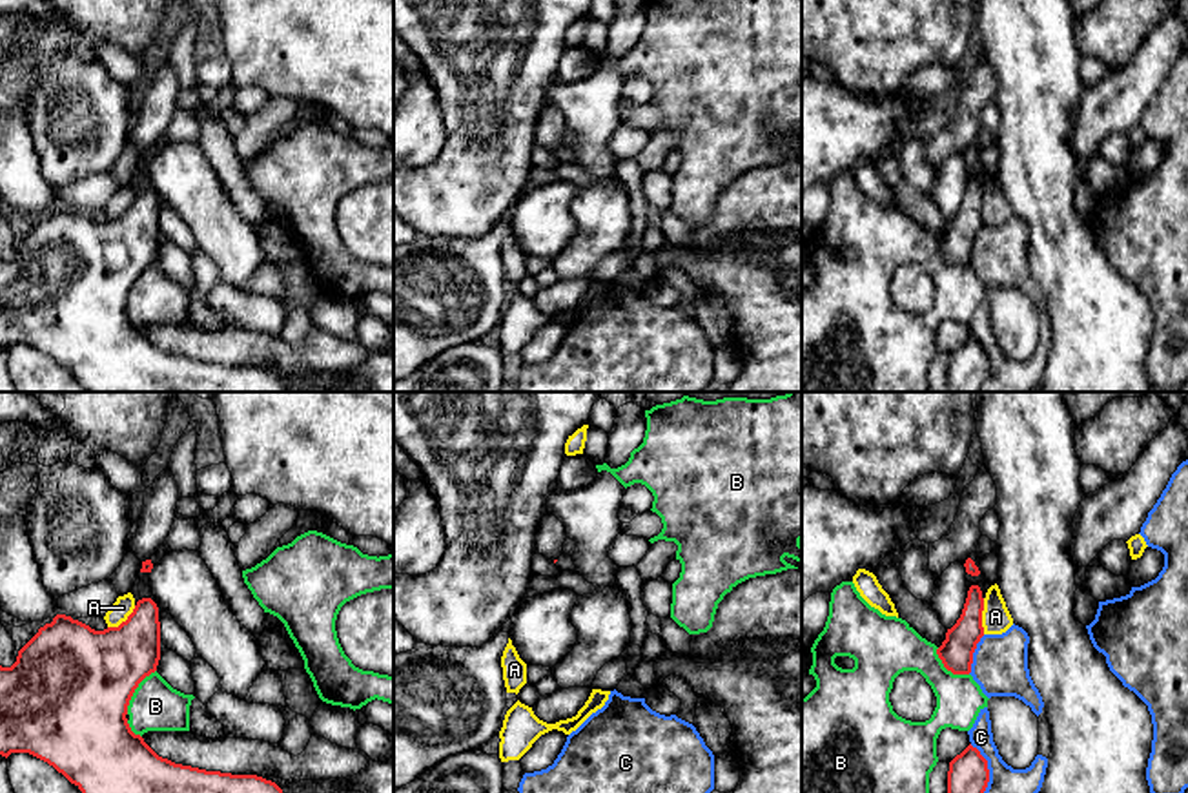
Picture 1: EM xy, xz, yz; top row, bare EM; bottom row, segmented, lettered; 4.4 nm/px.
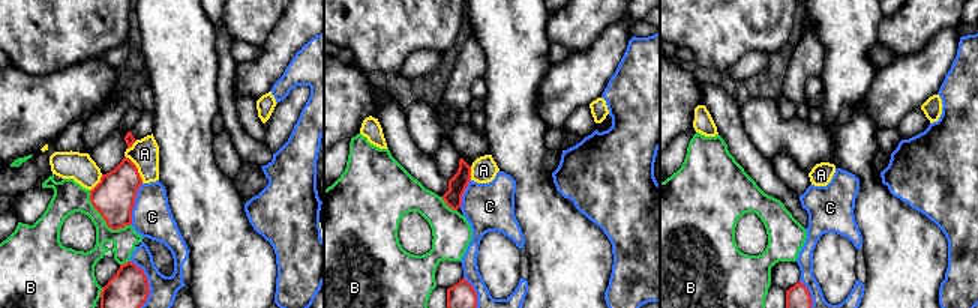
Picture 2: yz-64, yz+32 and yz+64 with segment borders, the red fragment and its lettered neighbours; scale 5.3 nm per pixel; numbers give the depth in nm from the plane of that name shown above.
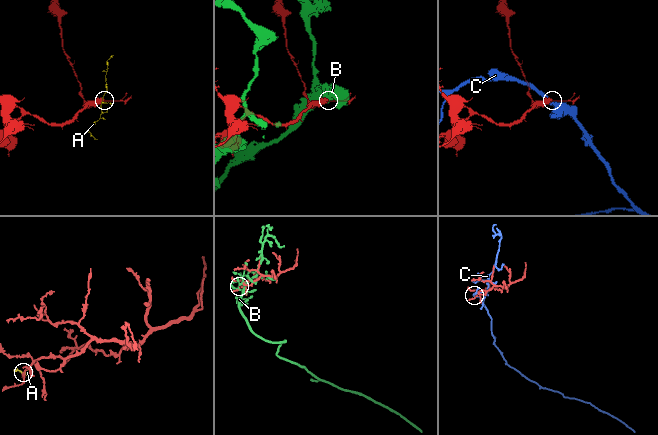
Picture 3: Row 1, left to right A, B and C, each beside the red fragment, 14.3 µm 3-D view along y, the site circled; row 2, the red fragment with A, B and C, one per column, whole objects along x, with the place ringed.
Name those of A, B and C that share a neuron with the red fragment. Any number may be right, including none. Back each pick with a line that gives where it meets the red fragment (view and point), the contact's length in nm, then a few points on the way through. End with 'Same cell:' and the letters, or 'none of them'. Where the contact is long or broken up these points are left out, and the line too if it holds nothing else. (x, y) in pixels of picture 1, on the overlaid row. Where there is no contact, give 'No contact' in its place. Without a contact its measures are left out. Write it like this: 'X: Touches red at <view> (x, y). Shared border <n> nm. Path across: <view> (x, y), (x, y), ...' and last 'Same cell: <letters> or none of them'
Same cell: none of them

